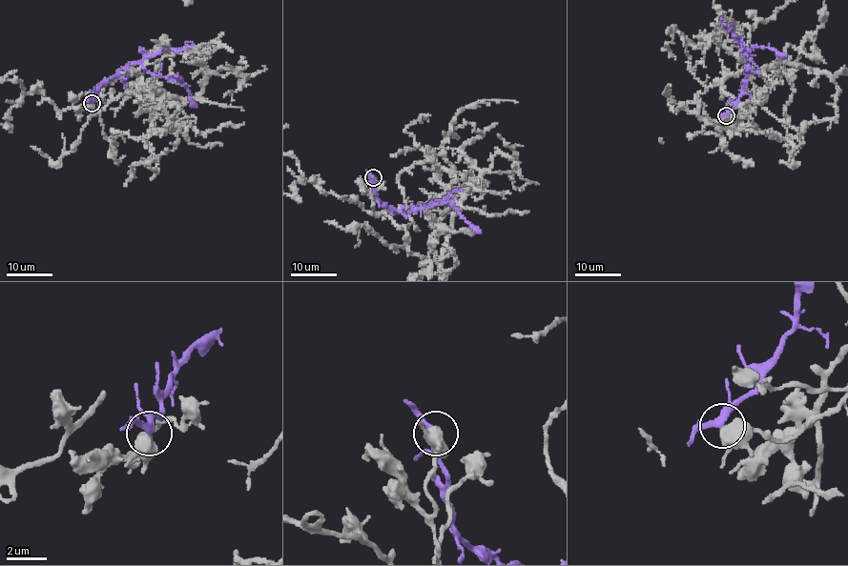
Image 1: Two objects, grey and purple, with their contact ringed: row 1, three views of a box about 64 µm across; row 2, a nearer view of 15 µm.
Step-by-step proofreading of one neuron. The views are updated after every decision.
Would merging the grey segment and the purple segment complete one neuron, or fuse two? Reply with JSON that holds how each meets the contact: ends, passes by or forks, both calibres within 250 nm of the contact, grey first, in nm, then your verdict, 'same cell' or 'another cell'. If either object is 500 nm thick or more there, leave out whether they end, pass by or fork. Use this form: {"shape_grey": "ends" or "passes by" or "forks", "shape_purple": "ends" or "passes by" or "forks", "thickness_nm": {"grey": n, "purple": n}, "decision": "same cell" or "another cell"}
{"thickness_nm": {"grey": 700, "purple": 260}, "decision": "another cell"}

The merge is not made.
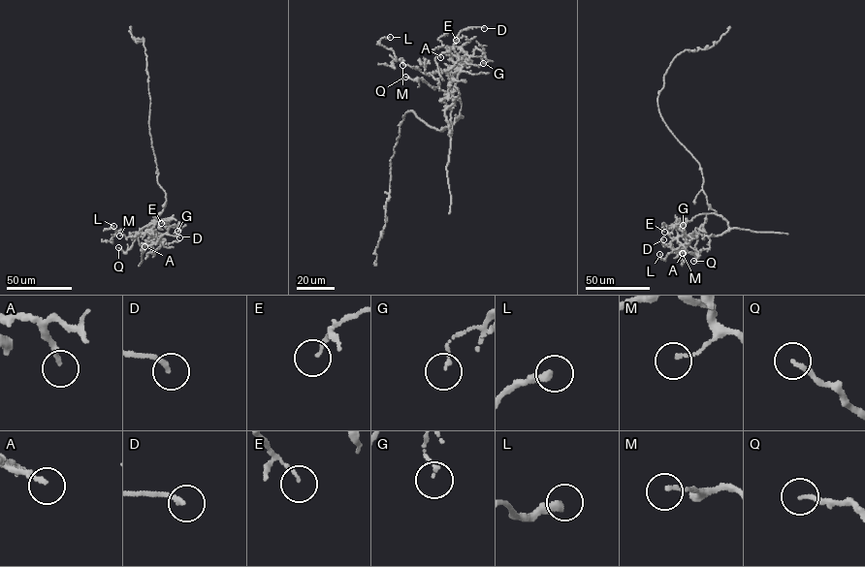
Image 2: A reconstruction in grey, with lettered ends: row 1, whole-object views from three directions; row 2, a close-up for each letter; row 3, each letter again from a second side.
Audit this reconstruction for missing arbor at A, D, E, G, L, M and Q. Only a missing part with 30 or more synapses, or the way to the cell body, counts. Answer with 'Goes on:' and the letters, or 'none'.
Goes on: none

